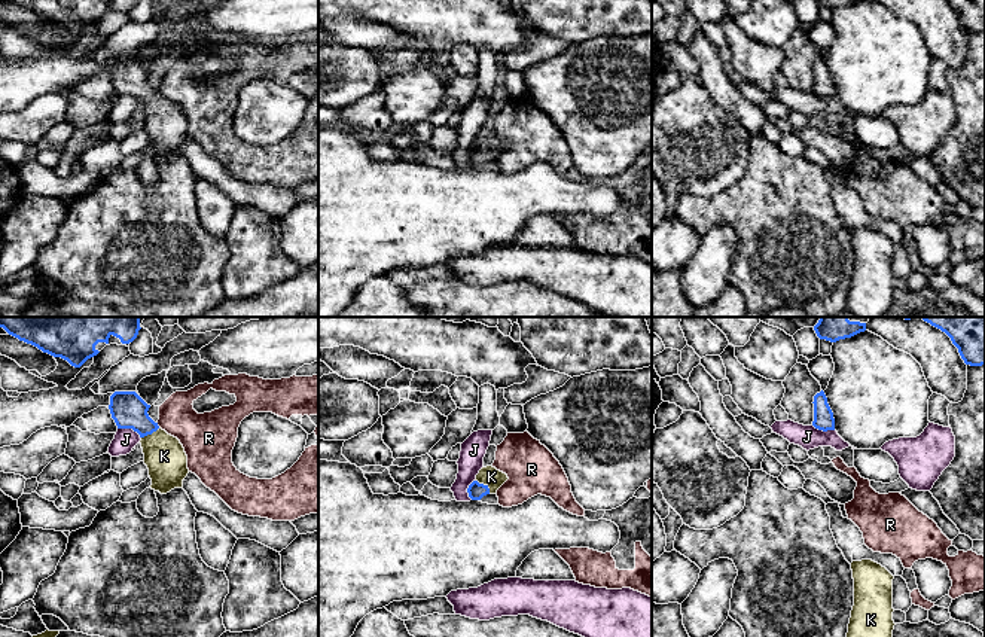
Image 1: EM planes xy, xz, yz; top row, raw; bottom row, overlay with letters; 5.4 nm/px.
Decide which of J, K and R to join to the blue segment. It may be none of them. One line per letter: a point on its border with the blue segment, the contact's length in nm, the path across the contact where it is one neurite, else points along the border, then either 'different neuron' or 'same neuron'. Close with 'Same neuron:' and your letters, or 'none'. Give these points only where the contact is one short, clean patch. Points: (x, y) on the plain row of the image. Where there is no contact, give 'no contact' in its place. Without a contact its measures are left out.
J: contact xy (130, 94); length 140 nm; border xy (118, 94), (131, 94), (140, 104); different neuron
K: contact xz (485, 152); length 110 nm; way xz (476, 158), (485, 152), (491, 143); same neuron
R: contact xy (156, 91); length 30 nm; border xy (156, 90), (159, 93); different neuron
Same neuron: K

